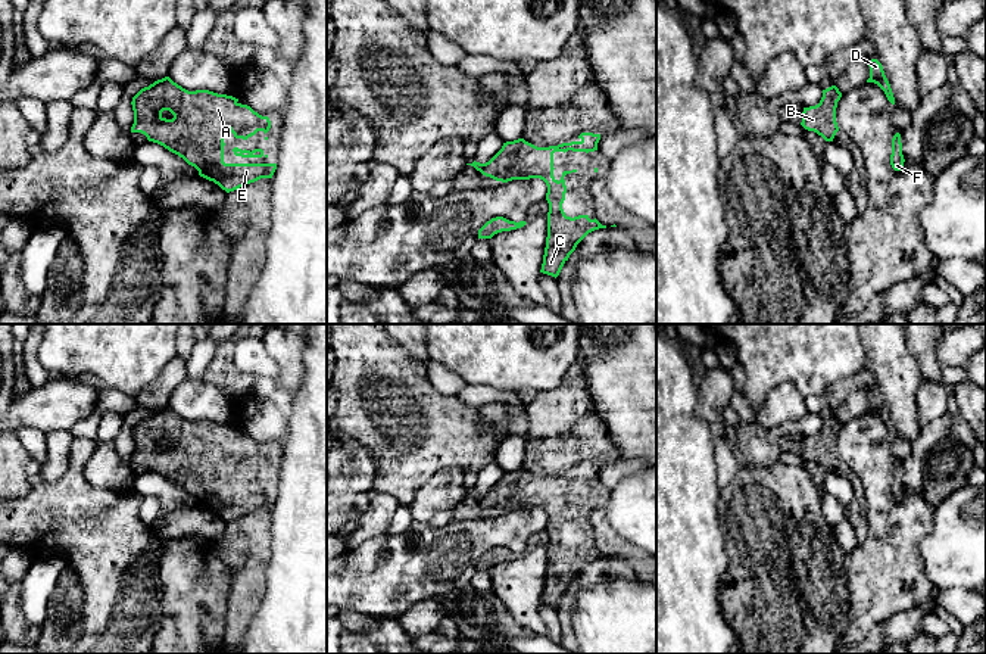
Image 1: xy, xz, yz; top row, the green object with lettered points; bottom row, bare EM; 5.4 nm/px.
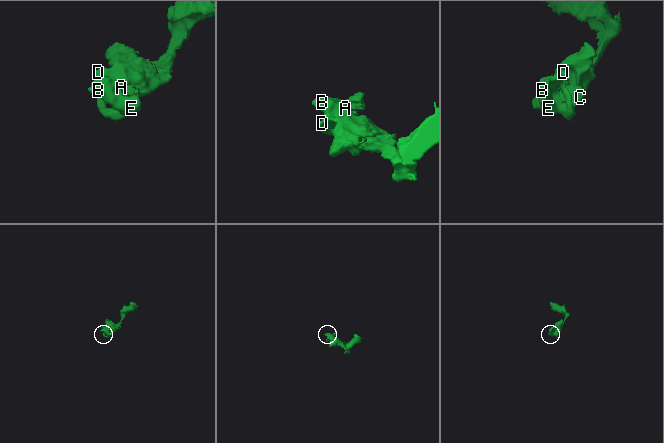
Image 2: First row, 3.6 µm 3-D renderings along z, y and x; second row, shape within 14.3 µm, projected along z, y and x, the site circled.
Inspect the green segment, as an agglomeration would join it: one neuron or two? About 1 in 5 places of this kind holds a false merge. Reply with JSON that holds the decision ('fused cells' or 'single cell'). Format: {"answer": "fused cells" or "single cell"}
{"answer": "single cell"}

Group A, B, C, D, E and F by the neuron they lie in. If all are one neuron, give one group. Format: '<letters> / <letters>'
A B C D E F

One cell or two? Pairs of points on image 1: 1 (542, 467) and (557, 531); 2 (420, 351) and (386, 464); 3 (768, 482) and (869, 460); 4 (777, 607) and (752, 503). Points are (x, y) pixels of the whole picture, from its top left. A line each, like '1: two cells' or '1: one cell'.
1: two cells
2: two cells
3: two cells
4: one cell

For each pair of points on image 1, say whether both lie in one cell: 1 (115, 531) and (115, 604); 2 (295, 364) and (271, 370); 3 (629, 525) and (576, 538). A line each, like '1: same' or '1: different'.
1: same
2: different
3: different

